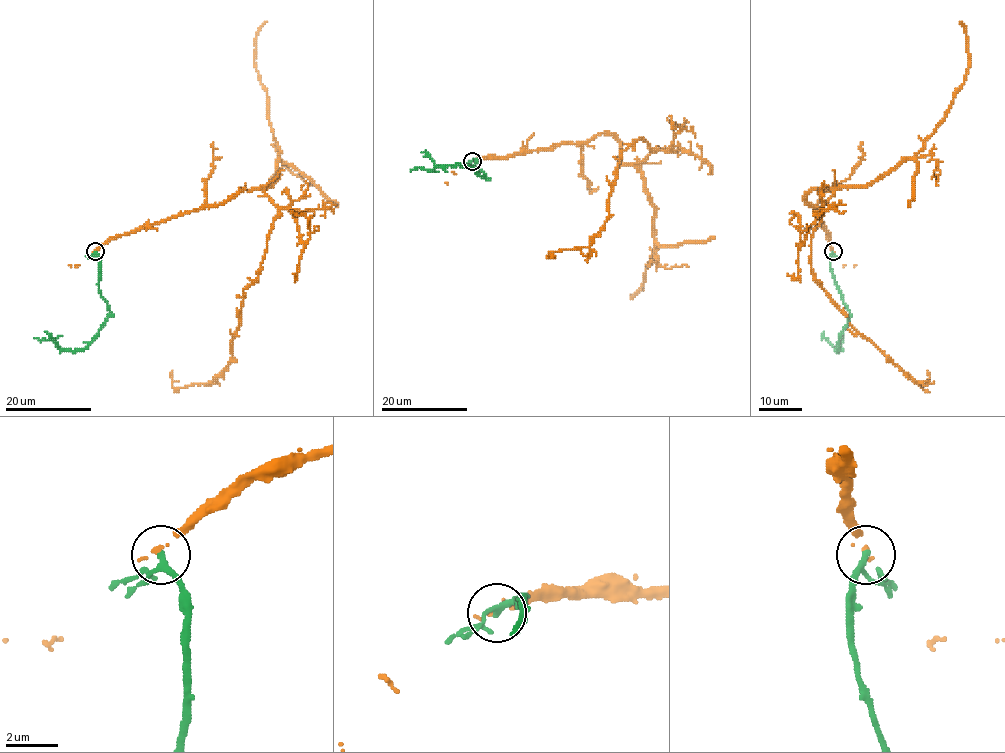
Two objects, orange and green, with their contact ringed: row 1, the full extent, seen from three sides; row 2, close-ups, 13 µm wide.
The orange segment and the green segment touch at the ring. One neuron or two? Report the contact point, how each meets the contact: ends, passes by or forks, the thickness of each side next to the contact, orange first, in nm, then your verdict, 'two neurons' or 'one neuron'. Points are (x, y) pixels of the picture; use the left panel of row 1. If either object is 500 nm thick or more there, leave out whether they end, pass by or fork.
at (95, 251); orange ends there; green passes by; 140 nm thick on the orange side, 200 nm on the other; two neurons

